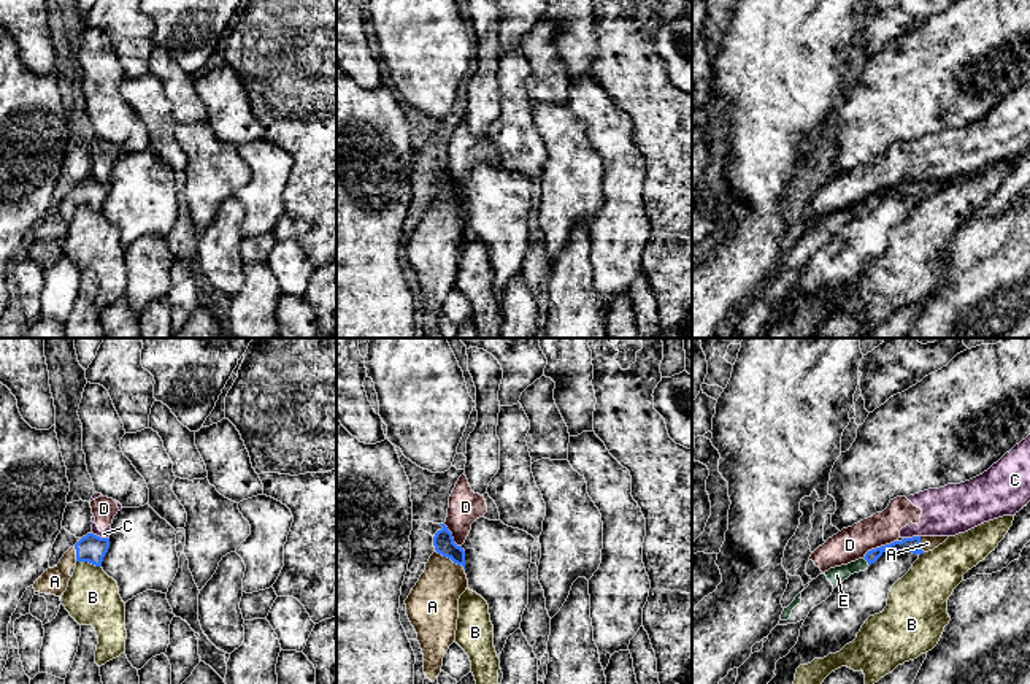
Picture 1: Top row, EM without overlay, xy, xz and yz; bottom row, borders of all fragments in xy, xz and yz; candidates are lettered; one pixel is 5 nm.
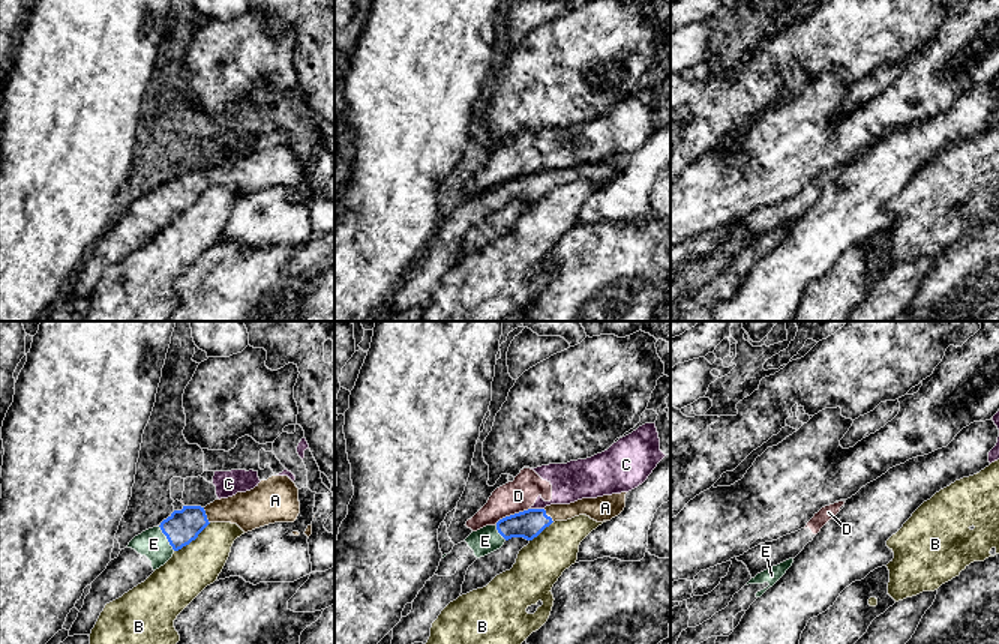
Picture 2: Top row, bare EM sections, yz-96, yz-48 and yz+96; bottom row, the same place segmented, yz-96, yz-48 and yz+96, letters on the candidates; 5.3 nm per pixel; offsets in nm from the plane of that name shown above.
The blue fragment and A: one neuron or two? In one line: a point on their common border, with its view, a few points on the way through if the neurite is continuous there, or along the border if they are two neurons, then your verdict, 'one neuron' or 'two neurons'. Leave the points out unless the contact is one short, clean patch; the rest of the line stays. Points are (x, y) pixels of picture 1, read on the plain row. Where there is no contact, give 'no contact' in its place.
contact xz (451, 203); way xz (443, 186), (451, 203), (434, 246); one neuron

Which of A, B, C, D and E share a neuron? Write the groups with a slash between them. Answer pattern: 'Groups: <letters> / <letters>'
Groups: A E / B / C D

